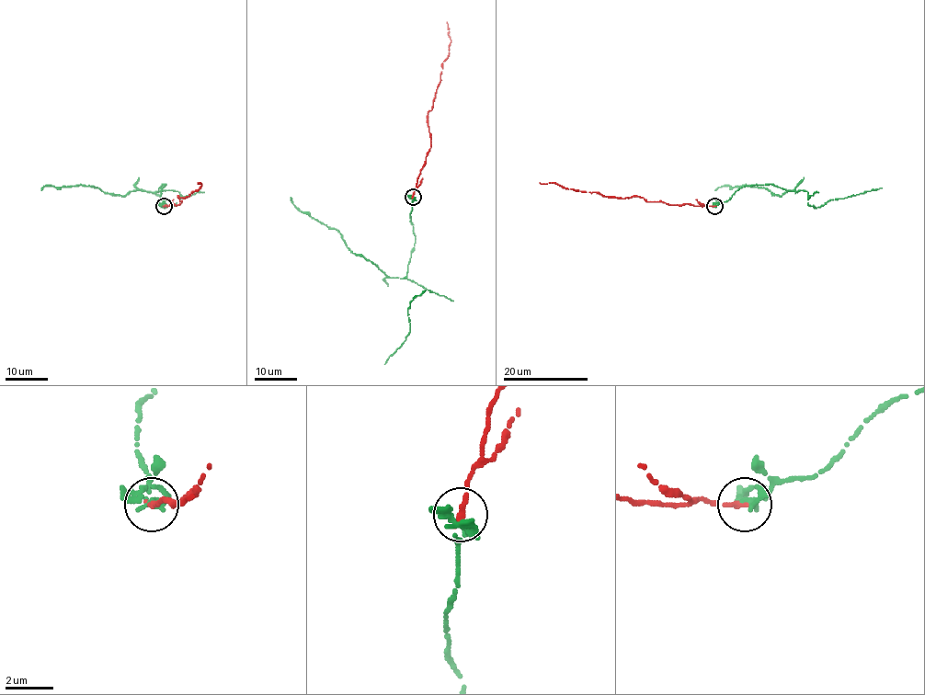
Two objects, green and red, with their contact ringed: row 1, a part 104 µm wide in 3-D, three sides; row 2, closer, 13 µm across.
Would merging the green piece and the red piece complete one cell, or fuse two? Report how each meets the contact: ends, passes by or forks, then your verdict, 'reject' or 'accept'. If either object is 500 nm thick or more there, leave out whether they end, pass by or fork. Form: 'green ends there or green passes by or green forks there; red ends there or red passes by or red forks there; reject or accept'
green passes by; red ends there; accept

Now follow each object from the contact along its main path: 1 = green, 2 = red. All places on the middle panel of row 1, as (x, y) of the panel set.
1: (413, 196), (414, 250), (403, 279), (389, 278), (356, 256), (336, 230), (301, 211), (291, 197)
2: (413, 196), (431, 147), (428, 113), (433, 107), (442, 63), (449, 54), (451, 42), (447, 22)

